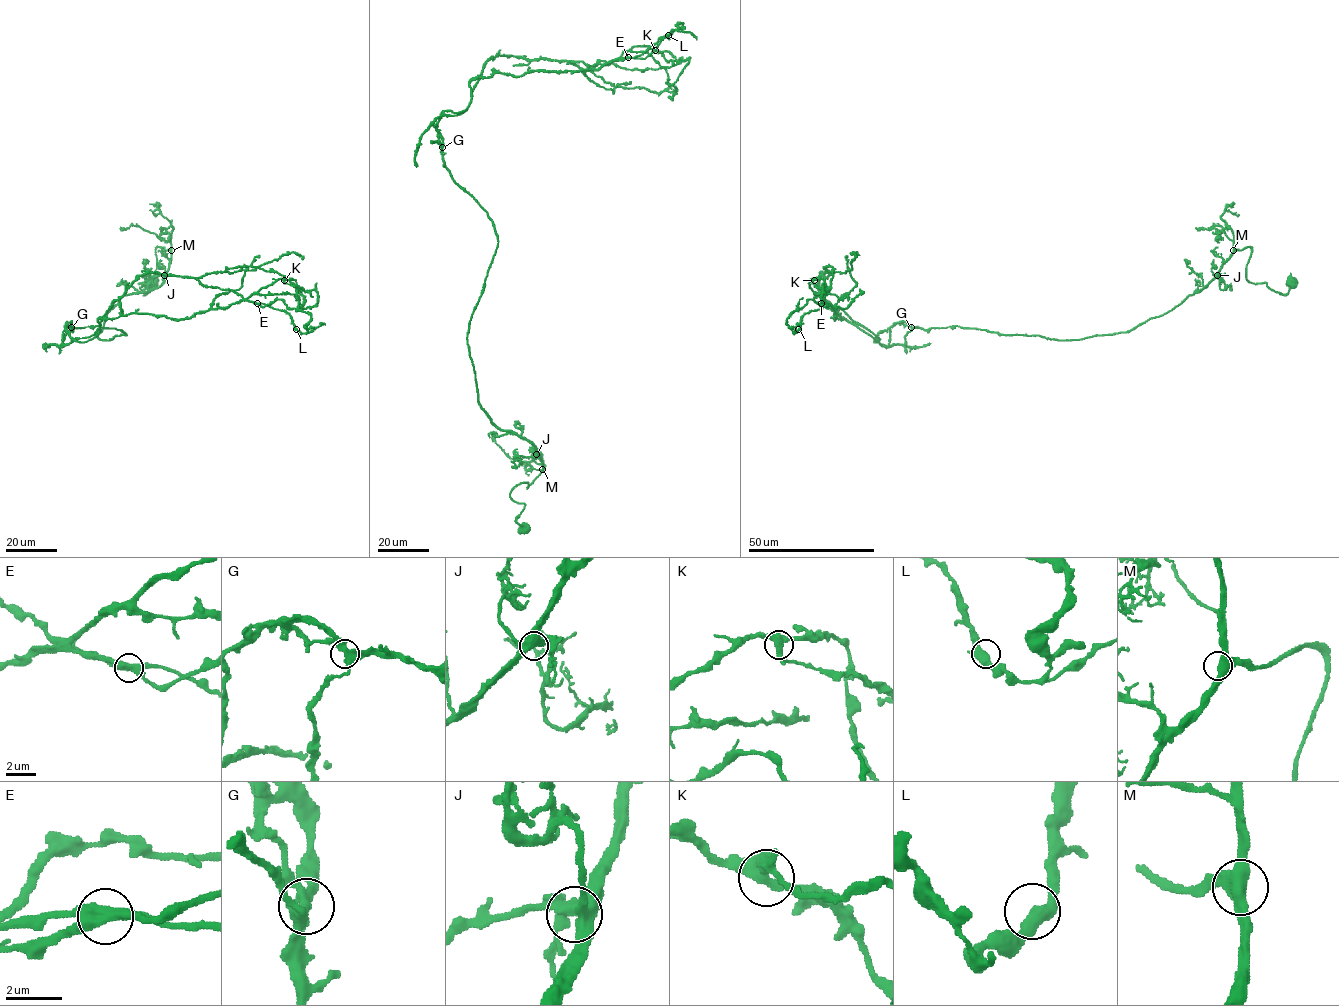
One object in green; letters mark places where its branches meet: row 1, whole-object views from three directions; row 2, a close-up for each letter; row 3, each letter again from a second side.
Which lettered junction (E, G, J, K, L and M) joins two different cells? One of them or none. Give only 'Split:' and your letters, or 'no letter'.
Split: E

